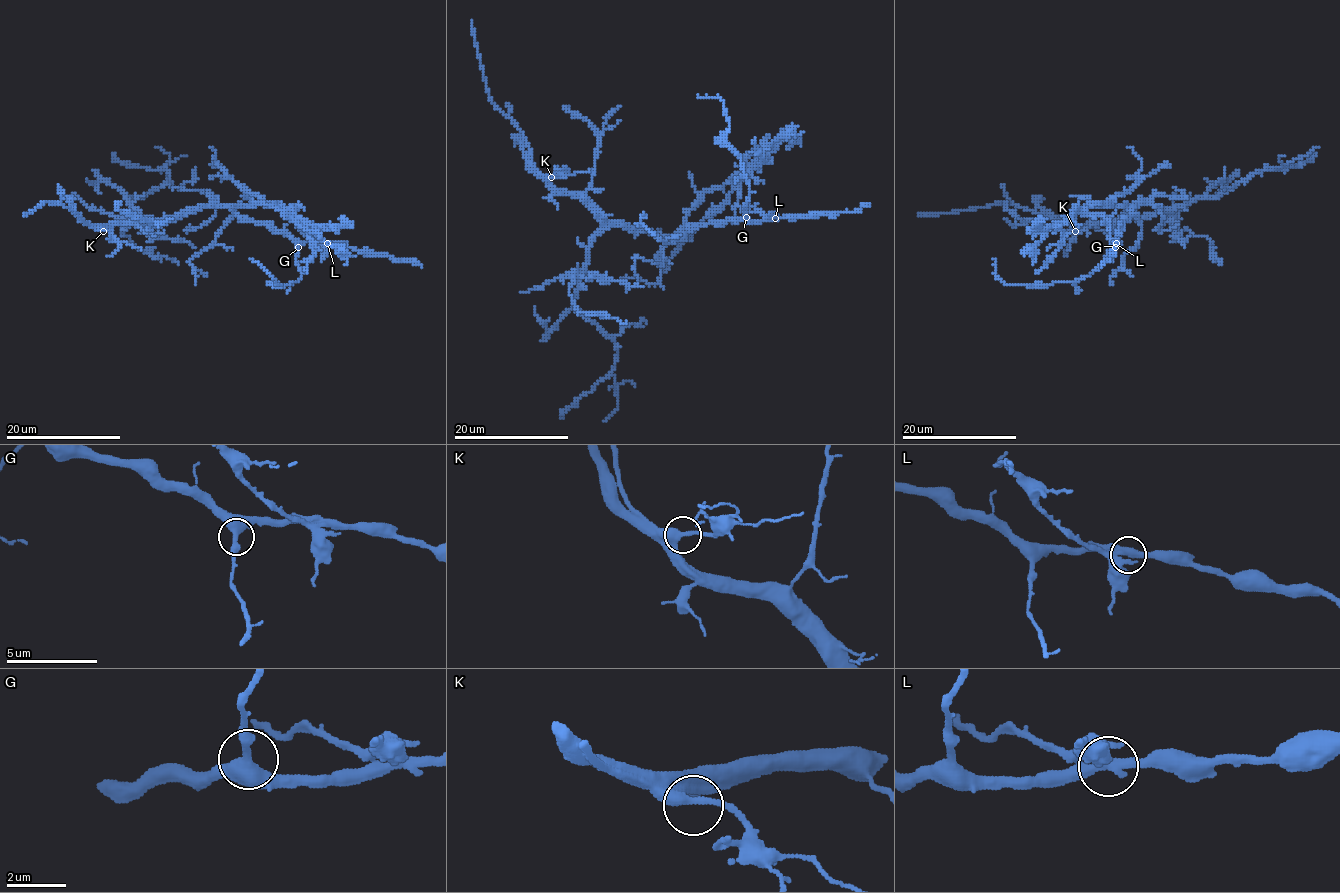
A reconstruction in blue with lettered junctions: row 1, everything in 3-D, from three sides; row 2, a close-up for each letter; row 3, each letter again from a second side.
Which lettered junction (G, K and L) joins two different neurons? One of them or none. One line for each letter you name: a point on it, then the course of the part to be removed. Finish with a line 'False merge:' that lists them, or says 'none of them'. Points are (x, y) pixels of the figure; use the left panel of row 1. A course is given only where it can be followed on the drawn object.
L: place (327, 243); course (328, 244), (309, 237), (279, 204), (269, 204), (258, 195), (250, 195), (223, 171), (215, 151), (209, 148)
False merge: L

